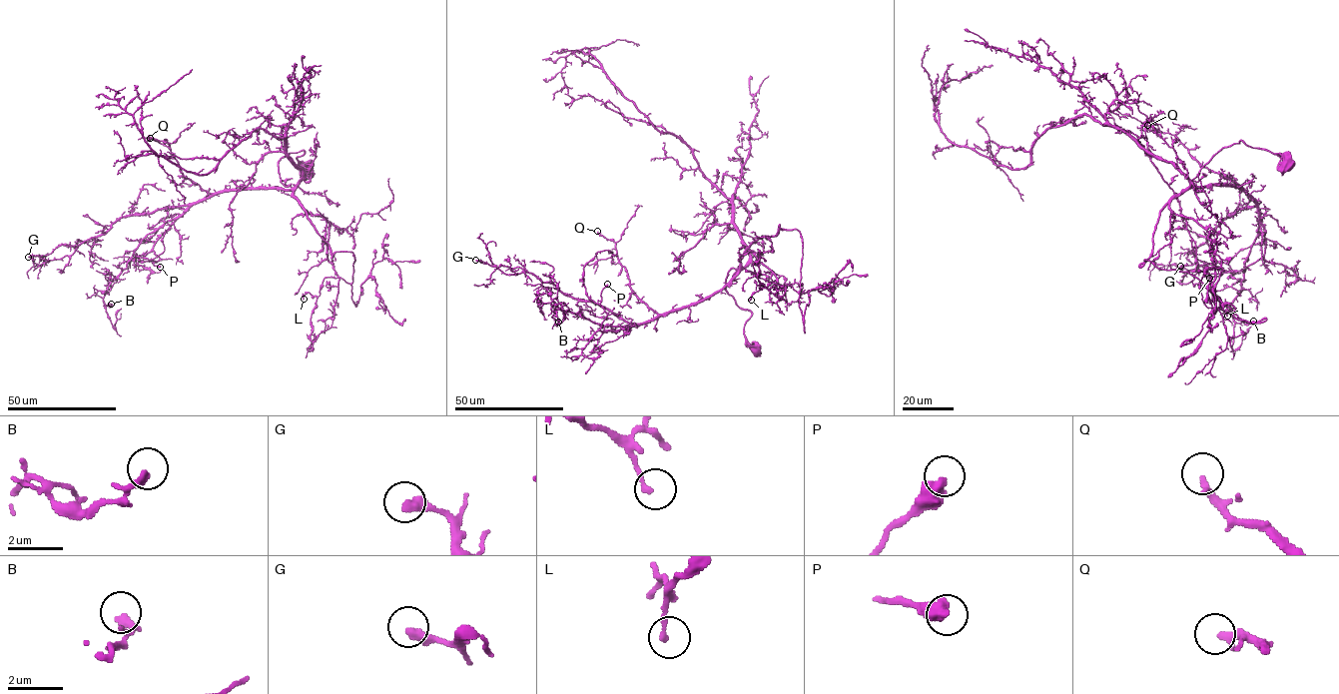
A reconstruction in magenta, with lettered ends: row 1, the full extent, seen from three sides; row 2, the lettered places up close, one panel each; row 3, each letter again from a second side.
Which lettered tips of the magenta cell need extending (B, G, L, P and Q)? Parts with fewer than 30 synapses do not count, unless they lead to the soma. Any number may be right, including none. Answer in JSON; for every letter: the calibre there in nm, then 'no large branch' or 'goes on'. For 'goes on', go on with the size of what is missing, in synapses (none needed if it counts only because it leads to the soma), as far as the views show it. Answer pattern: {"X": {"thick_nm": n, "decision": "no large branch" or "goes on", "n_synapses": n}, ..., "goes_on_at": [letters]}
{"B": {"thick_nm": 280, "decision": "no large branch"}, "G": {"thick_nm": 380, "decision": "no large branch"}, "L": {"thick_nm": 180, "decision": "no large branch"}, "P": {"thick_nm": 440, "decision": "no large branch"}, "Q": {"thick_nm": 280, "decision": "goes on", "n_synapses": 60}, "goes_on_at": ["Q"]}

